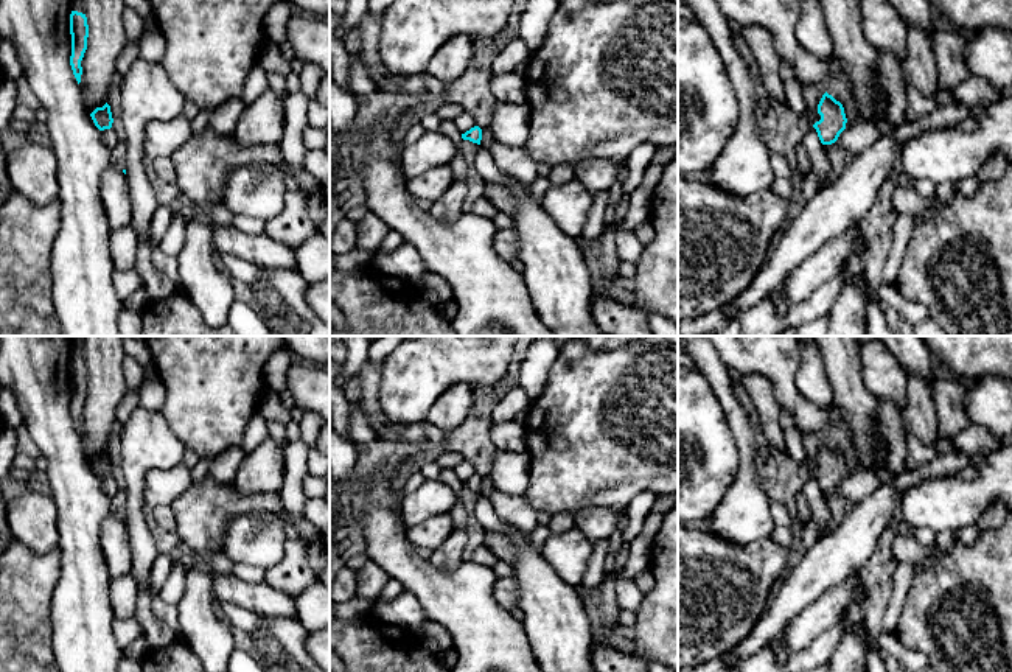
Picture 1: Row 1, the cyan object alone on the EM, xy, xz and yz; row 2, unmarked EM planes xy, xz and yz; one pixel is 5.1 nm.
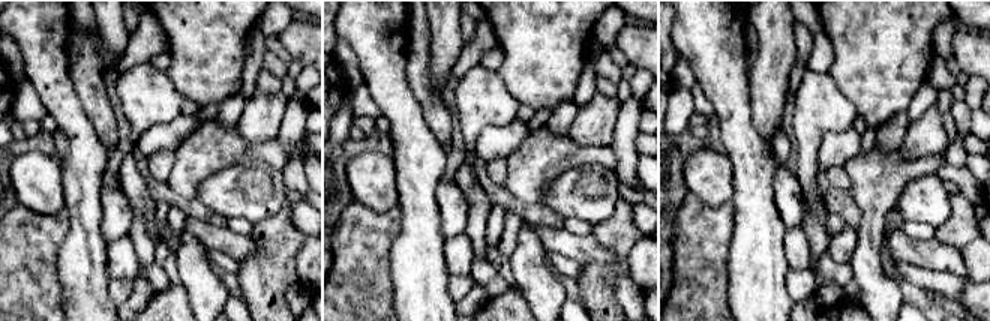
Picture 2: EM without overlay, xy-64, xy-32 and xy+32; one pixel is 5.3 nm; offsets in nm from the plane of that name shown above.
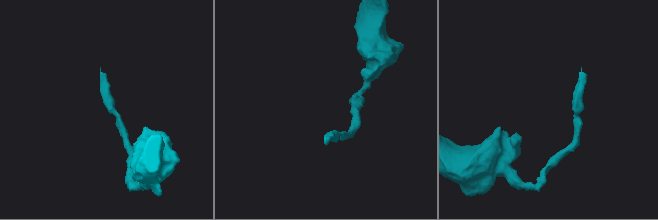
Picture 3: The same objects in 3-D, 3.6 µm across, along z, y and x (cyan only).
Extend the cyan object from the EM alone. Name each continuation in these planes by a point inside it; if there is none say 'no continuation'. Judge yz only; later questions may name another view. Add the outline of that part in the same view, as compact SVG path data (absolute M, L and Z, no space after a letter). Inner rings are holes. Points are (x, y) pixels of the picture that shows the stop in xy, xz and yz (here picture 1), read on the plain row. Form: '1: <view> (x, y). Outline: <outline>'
no continuation

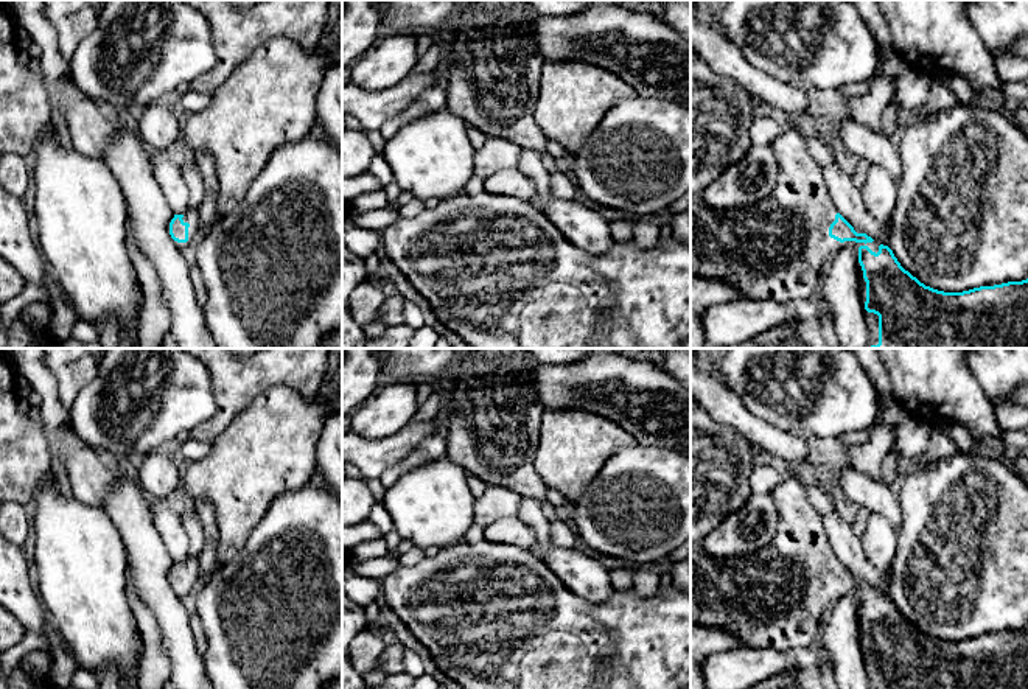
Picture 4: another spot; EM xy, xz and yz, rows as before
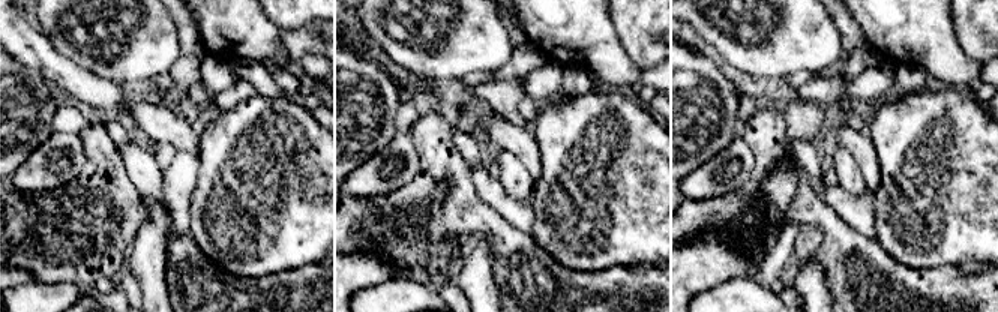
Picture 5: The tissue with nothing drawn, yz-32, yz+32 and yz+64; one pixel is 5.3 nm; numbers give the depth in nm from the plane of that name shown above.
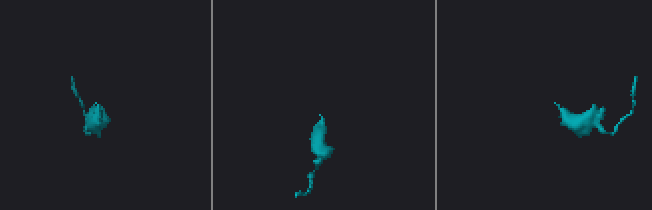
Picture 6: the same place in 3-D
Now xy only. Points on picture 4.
1: xy (190, 565). Outline: M188 555L187 560L182 561L184 563L184 571L188 571L188 589L187 591L177 591L174 589L176 596L179 599L188 596L190 593L196 593L198 586L201 585L201 575L199 575L199 563L196 558L193 558L191 555Z

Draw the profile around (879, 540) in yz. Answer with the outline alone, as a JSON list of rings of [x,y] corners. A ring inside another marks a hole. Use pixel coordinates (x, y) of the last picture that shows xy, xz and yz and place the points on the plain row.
[[[871,515],[860,535],[863,554],[879,572],[890,569],[897,549],[897,532],[894,526],[880,515]]]

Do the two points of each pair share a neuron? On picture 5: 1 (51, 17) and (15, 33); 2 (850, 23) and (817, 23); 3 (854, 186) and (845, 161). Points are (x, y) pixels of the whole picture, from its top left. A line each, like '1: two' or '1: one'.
1: two
2: two
3: one

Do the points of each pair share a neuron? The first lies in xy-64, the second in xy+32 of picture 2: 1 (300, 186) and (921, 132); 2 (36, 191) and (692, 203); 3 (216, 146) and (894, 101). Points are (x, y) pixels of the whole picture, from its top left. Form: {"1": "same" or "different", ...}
{"1": "different", "2": "different", "3": "different"}

